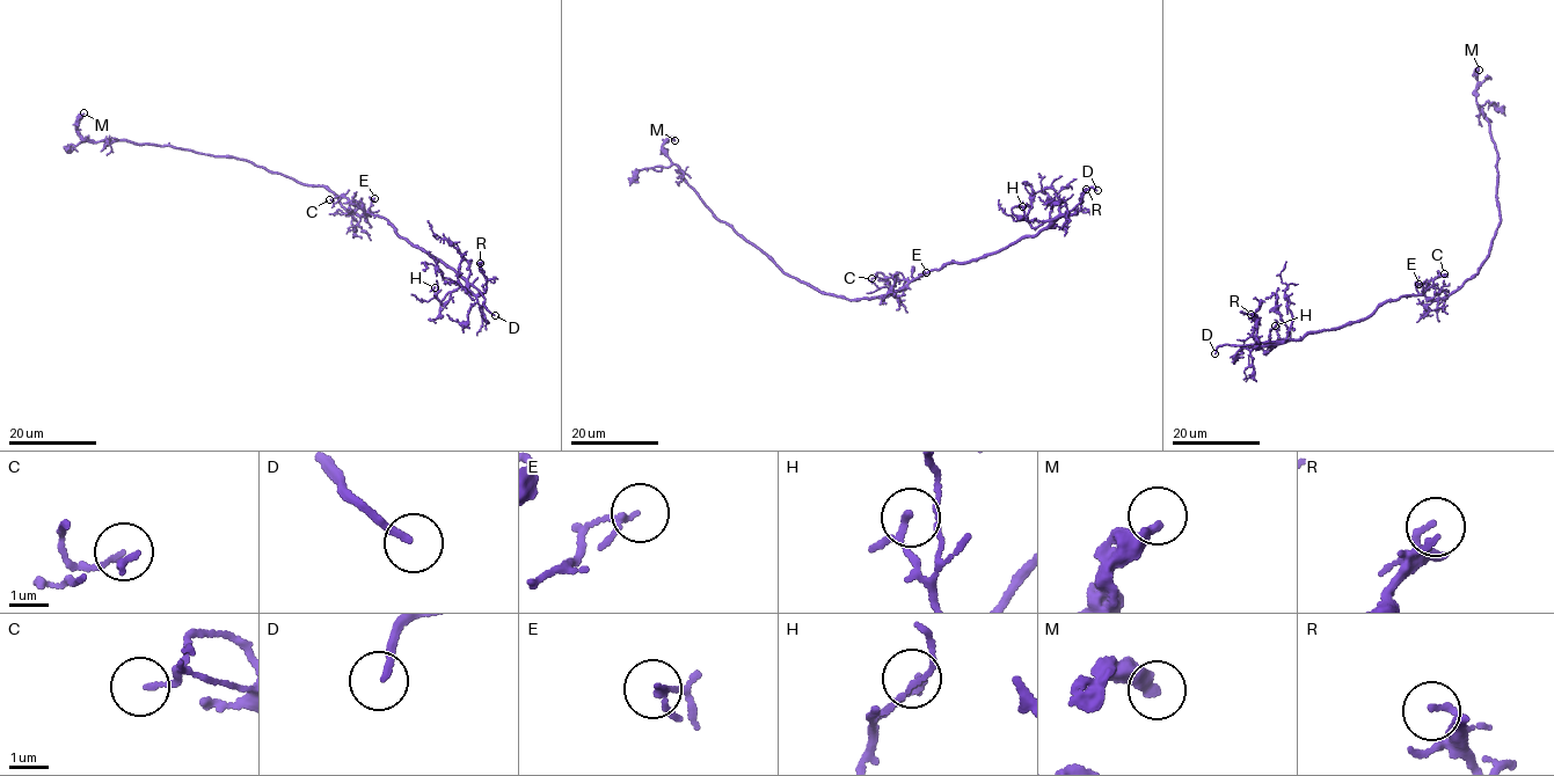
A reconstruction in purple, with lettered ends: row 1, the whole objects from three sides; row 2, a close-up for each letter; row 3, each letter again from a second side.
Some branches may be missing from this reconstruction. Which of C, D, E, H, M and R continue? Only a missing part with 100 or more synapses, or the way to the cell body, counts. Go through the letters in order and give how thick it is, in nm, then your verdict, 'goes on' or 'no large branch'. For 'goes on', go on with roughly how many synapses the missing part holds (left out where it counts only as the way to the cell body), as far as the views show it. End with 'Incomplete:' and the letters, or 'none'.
C: 110 nm | no large branch
D: 170 nm | goes on
E: 100 nm | no large branch
H: 100 nm | no large branch
M: 300 nm | no large branch
R: 120 nm | no large branch
Incomplete: D

